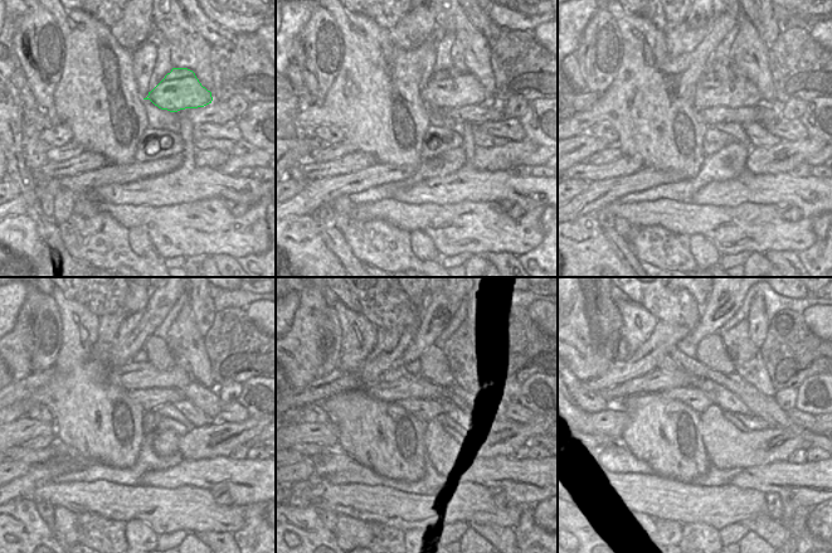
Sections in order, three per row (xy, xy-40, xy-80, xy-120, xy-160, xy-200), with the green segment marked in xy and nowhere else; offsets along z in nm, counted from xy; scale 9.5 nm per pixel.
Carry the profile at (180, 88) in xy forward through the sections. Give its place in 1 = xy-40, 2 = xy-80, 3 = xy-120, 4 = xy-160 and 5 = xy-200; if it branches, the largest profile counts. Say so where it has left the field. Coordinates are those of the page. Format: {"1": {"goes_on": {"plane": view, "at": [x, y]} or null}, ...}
{"1": {"goes_on": {"plane": "xy-40", "at": [460, 90]}}, "2": {"goes_on": {"plane": "xy-80", "at": [740, 92]}}, "3": {"goes_on": {"plane": "xy-120", "at": [141, 374]}}, "4": {"goes_on": {"plane": "xy-160", "at": [384, 372]}}, "5": {"goes_on": {"plane": "xy-200", "at": [663, 373]}}}

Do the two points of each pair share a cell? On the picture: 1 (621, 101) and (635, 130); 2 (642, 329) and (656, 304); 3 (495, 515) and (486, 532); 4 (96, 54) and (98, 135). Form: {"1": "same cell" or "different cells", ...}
{"1": "same cell", "2": "different cells", "3": "different cells", "4": "same cell"}

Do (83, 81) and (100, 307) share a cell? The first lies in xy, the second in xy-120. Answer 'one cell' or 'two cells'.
two cells

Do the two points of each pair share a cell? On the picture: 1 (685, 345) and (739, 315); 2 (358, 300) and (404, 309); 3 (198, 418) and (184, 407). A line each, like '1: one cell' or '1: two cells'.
1: two cells
2: one cell
3: one cell

